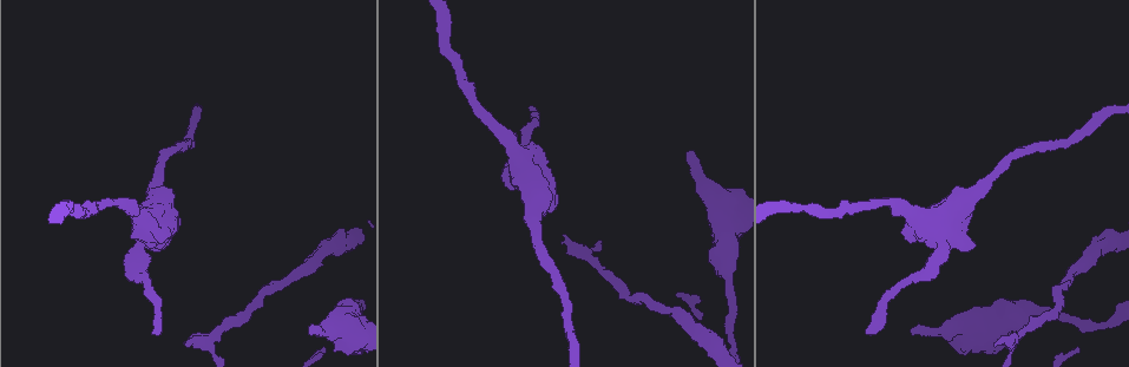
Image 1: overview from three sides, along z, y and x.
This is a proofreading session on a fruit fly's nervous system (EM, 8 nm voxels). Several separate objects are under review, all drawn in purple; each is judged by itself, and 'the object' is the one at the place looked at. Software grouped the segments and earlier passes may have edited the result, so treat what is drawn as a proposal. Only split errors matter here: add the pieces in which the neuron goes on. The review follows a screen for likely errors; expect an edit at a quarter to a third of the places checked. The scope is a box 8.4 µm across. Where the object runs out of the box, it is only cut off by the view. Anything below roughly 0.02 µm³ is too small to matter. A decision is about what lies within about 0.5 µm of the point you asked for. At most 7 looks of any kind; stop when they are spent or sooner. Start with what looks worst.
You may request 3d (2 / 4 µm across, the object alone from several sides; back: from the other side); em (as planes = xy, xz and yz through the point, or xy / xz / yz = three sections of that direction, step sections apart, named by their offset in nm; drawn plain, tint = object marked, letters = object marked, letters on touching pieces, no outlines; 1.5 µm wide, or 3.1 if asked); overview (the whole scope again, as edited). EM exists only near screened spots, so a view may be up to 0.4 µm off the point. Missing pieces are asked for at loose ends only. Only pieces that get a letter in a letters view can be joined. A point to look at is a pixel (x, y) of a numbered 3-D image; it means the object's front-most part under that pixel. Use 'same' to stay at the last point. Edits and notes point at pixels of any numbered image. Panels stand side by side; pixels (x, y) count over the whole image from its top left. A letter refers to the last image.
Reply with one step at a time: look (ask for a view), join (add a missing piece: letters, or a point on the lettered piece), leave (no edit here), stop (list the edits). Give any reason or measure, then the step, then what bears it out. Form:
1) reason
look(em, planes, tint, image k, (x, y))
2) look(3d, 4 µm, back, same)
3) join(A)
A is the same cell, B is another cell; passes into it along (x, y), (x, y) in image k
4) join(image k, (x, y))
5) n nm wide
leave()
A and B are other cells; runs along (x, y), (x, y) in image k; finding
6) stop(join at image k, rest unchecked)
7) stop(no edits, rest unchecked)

free end
look(em, planes, letters, image 1, (913, 335))

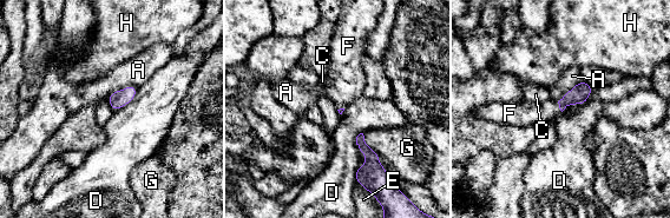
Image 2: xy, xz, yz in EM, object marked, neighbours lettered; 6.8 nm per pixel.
D touches over 240 nm
join(F)
F is the same cell, A, C, D, E, G and H are other cells; passes into it along (579, 94), (559, 106), (524, 113) in image 2; it goes on there

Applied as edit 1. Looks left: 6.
see it whole again
look(overview)

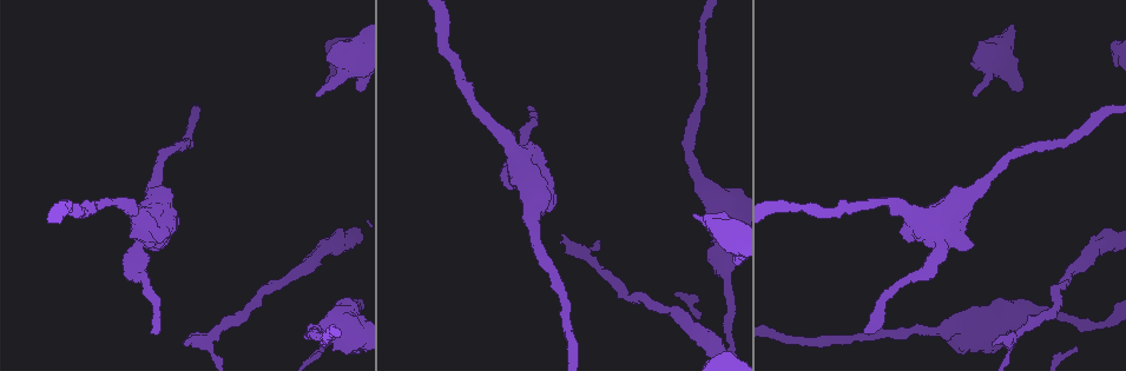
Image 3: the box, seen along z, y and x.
free end
look(3d, 2 µm, image 3, (527, 106))

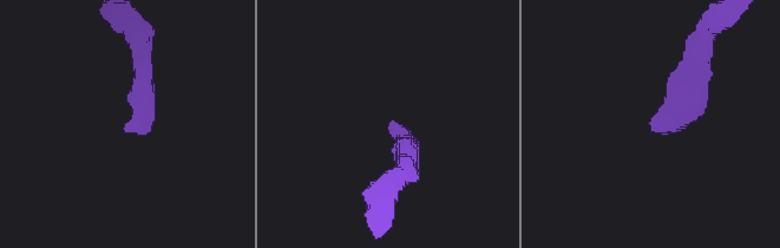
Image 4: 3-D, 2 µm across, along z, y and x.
look(em, xy, step 4, tint, image 4, (125, 126))

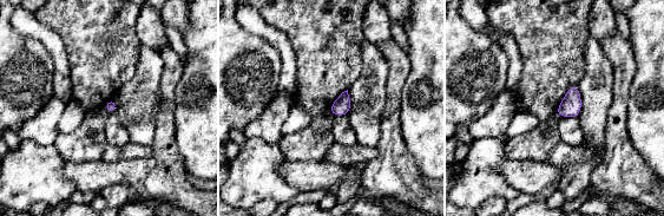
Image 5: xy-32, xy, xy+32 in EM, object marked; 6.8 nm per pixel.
look(em, planes, letters, same)

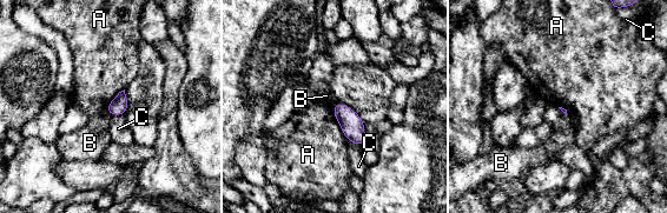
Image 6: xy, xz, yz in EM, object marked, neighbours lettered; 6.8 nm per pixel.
leave()
A, B and C are other cells; border along (105, 111), (110, 115) in image 6; none of them fits

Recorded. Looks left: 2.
free end
look(em, planes, letters, image 3, (185, 346))

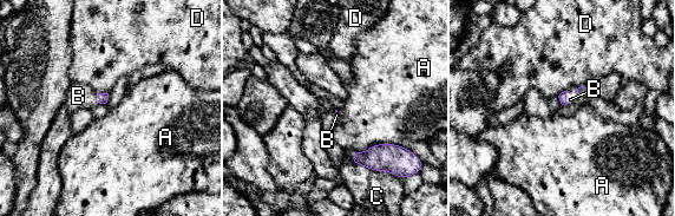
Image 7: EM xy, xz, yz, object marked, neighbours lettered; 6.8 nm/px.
join(B)
B is the same cell, A, C and D are other cells; passes into it along (584, 90), (574, 96), (570, 99) in image 7; it goes on there

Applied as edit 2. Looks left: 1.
stop(join at image 2, join at image 7, rest unchecked)

